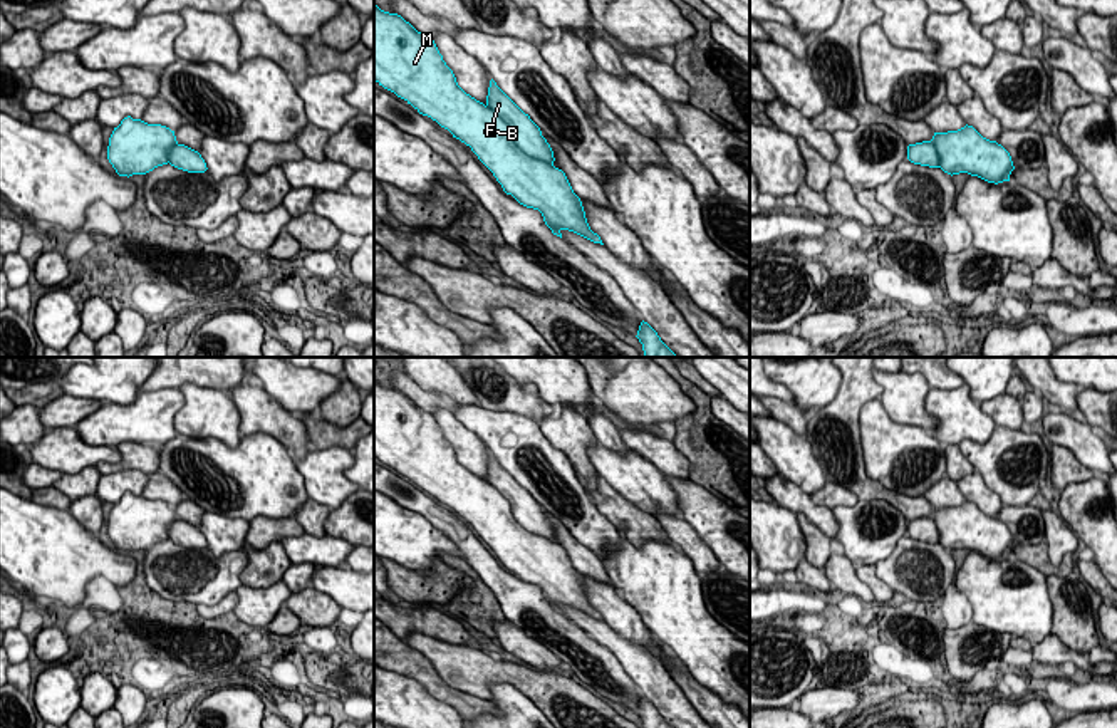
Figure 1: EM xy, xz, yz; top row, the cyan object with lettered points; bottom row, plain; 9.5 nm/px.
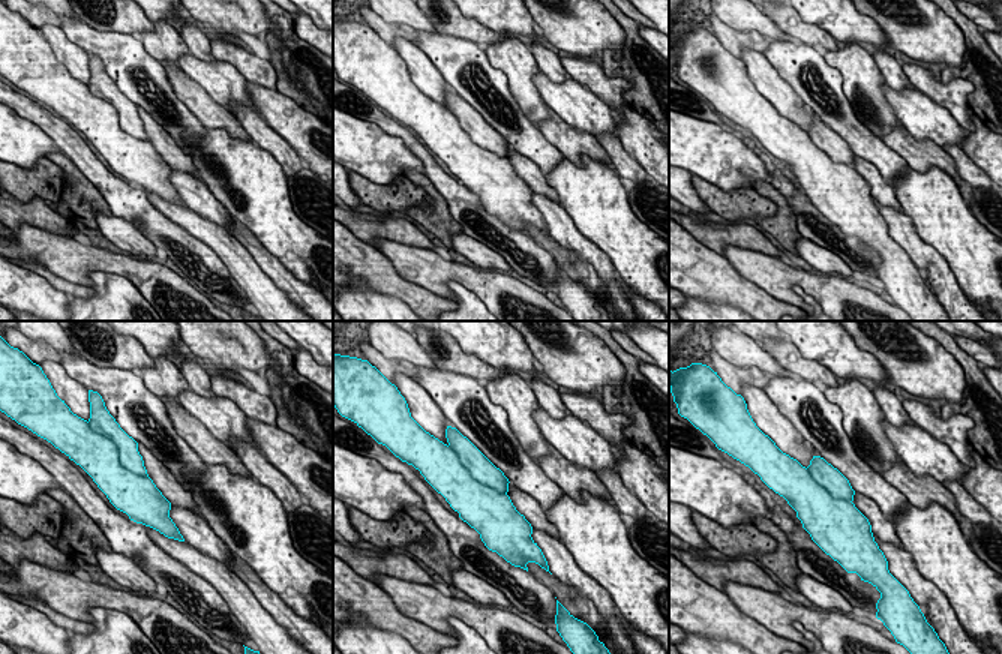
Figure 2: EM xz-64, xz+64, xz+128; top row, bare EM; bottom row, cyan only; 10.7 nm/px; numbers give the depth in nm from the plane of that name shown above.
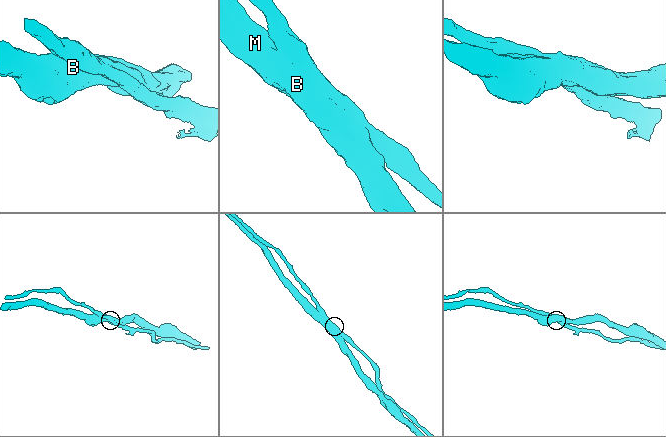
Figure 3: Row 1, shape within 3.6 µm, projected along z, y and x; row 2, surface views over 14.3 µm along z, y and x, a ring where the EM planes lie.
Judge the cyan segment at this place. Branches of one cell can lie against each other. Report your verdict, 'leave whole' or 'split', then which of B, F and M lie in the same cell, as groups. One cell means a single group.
split; B M / F

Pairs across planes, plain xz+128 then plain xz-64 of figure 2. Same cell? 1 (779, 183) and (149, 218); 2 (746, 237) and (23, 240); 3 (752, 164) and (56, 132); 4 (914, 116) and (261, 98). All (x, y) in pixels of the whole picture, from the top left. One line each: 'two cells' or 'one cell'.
1: one cell
2: two cells
3: two cells
4: two cells

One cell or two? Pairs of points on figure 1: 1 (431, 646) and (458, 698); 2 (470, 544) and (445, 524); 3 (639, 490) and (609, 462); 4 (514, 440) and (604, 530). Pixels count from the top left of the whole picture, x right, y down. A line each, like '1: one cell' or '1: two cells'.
1: two cells
2: one cell
3: one cell
4: one cell

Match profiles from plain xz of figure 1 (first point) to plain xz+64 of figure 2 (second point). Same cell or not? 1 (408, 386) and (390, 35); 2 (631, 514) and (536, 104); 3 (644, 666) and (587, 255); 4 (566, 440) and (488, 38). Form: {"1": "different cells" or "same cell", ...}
{"1": "same cell", "2": "different cells", "3": "different cells", "4": "different cells"}

